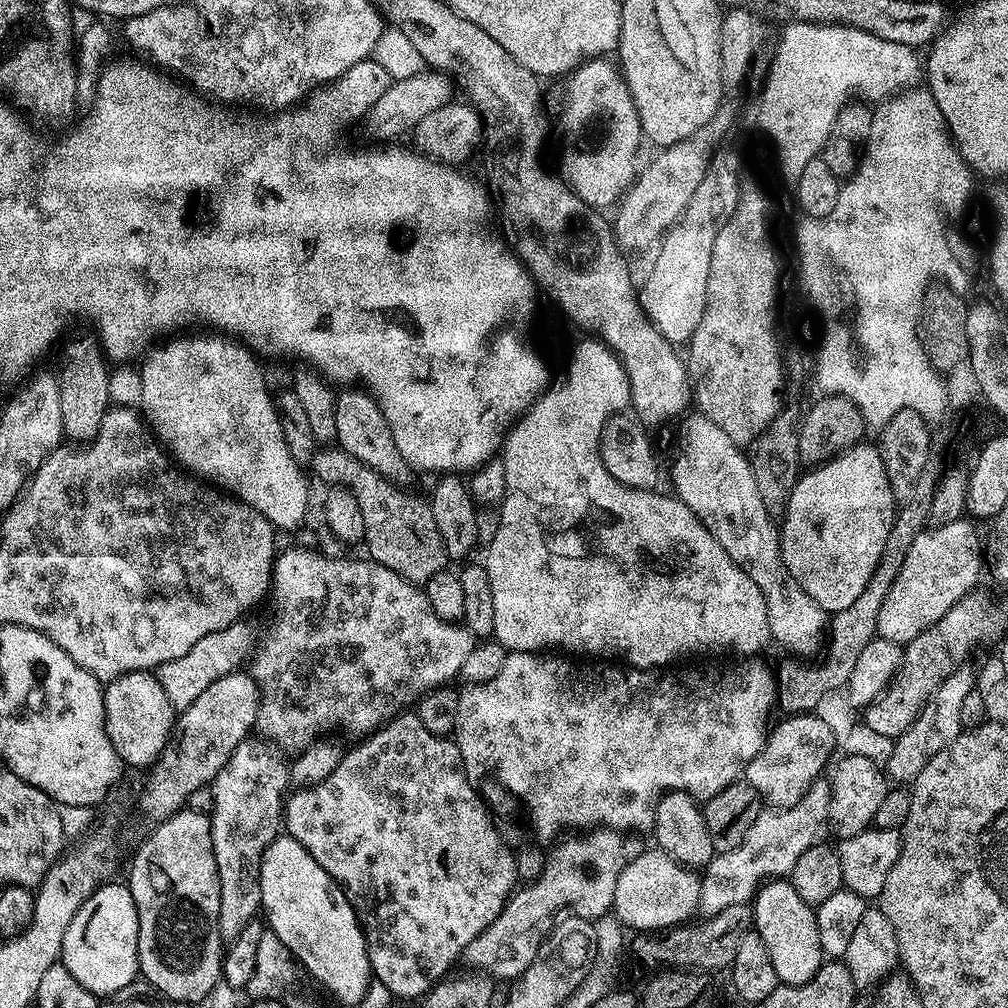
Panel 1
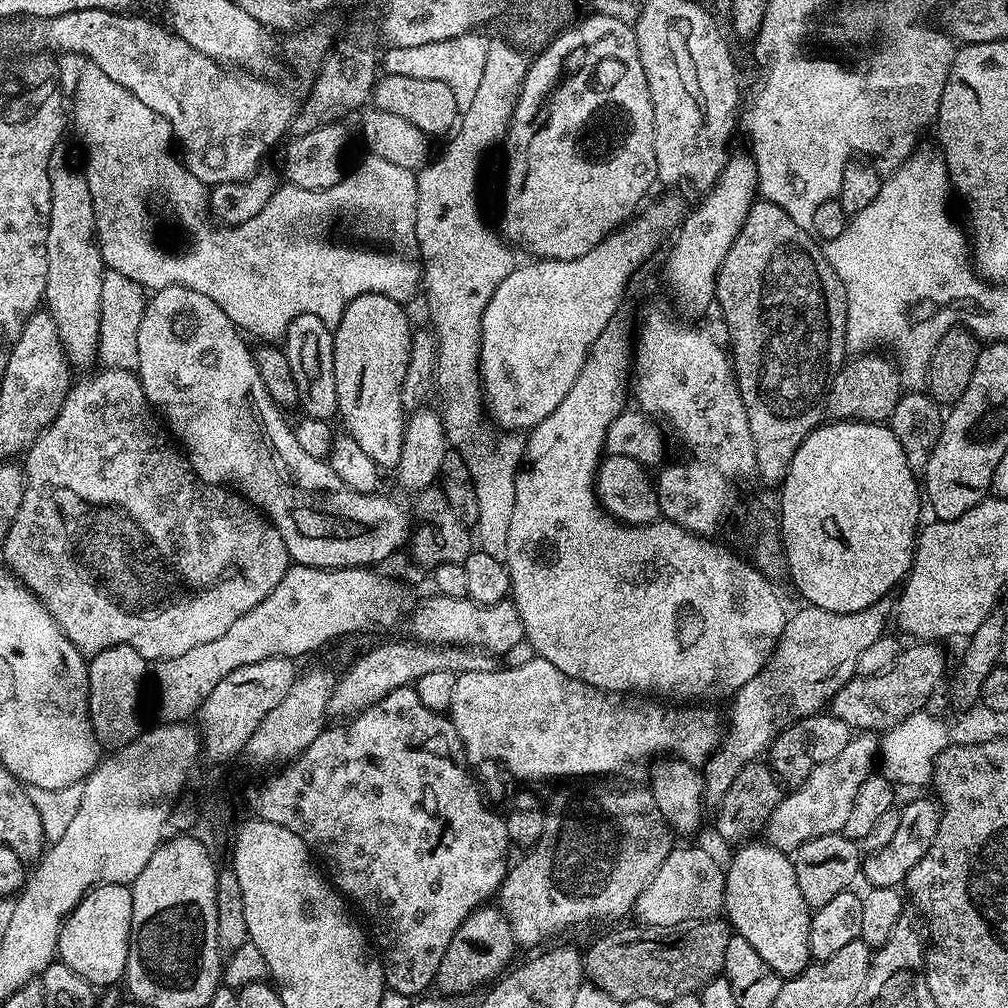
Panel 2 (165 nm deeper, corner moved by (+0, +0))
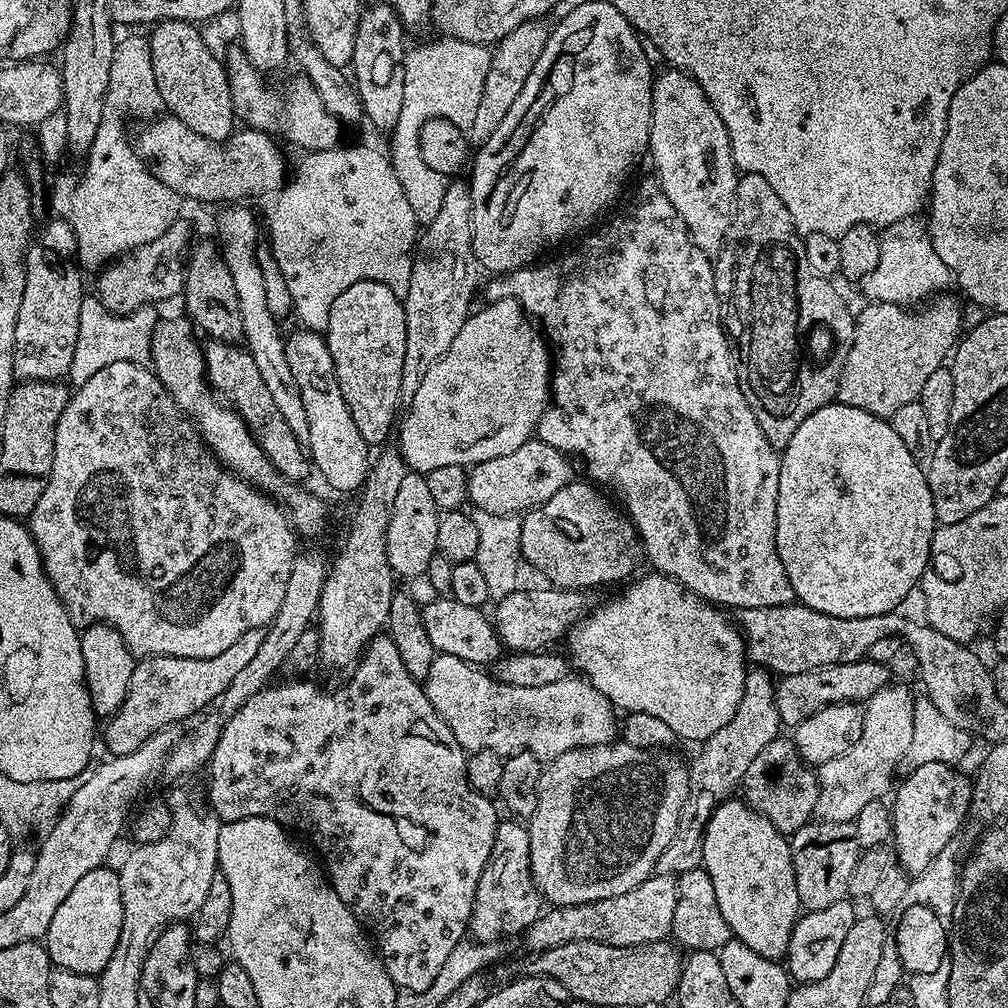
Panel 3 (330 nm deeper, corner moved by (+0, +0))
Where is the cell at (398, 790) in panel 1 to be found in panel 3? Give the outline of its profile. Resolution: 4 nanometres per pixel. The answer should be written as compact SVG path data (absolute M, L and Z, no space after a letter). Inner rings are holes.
M381 634L371 640L364 655L351 669L350 675L352 677L345 682L344 688L338 689L333 696L323 692L318 685L311 684L308 678L288 678L292 680L285 684L273 682L254 694L234 715L227 717L218 738L218 746L214 746L212 759L206 765L207 807L217 820L226 824L238 822L242 818L261 816L267 820L276 820L289 829L297 828L324 855L322 864L332 889L374 937L375 947L397 989L424 992L438 978L450 950L458 946L469 931L468 923L472 917L478 878L482 878L482 870L490 858L490 850L494 850L498 815L496 816L496 808L492 805L493 801L482 793L475 792L469 784L468 756L461 748L458 738L454 738L450 726L446 726L434 706L430 706L430 698L424 693L421 681L414 679L406 666L402 666L402 654L398 654L398 646L394 646L391 636Z

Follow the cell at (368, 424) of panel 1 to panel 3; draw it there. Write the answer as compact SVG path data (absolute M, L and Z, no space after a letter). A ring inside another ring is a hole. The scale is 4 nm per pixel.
M359 280L358 282L354 282L354 286L350 286L350 290L345 290L343 294L338 294L338 298L334 301L334 306L330 306L330 322L328 323L326 339L328 341L328 349L330 350L330 358L334 358L336 377L338 378L338 386L342 390L342 398L346 398L346 406L350 406L350 418L354 418L354 426L358 426L358 434L362 434L362 438L370 446L376 446L376 444L380 443L380 445L383 445L385 443L383 440L391 432L393 435L394 425L398 420L396 408L399 409L401 407L402 358L406 358L406 314L404 313L403 299L396 296L394 290L382 282L374 282L373 280Z

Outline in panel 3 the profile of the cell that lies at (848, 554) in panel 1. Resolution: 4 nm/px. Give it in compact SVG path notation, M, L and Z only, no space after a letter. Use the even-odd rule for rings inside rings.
M833 402L814 410L794 430L794 438L782 450L780 473L778 474L778 510L776 511L776 545L778 558L786 570L786 578L792 587L792 595L799 603L830 614L834 618L870 618L874 614L895 612L900 603L919 585L922 574L928 569L928 555L932 539L936 533L938 521L934 514L934 498L930 494L928 477L921 461L910 450L906 450L902 438L894 434L891 423L883 416L875 416L866 410Z

